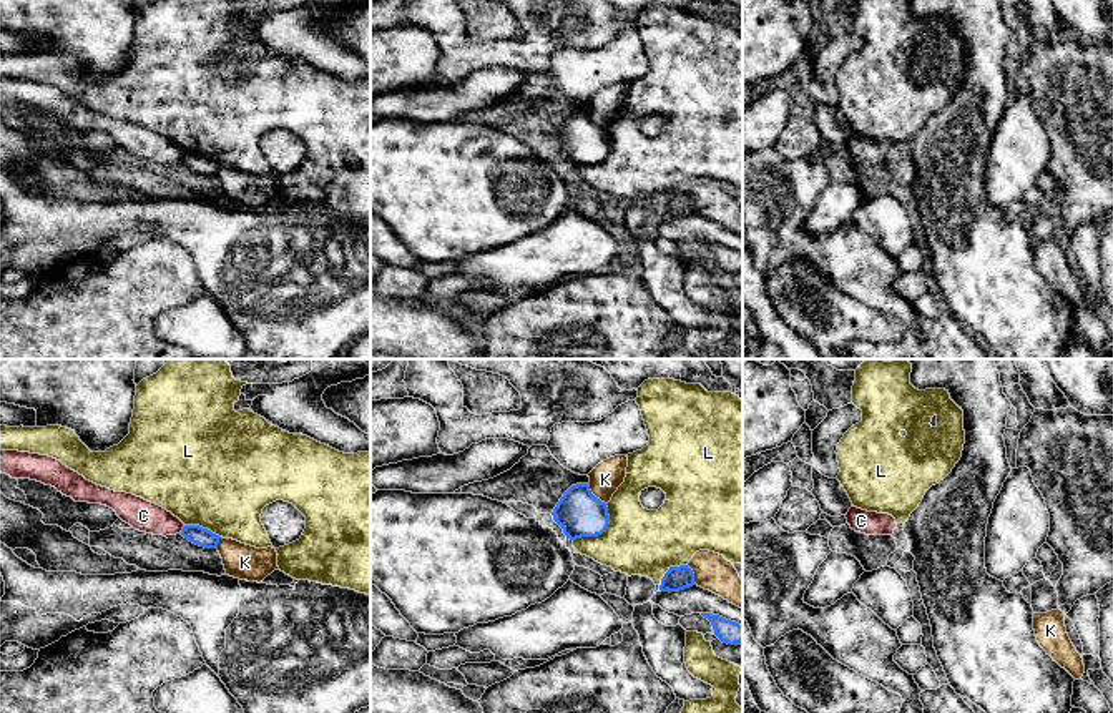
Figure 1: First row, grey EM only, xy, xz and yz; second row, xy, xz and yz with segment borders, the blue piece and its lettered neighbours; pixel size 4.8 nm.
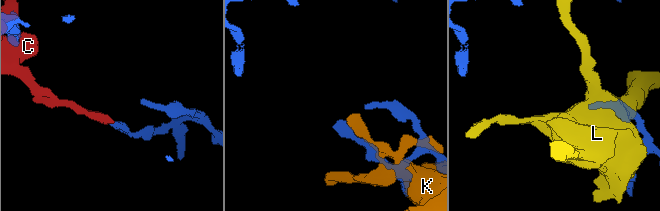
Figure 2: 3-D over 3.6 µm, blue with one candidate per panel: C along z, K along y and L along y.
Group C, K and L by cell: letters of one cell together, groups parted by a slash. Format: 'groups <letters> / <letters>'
groups C / K / L

